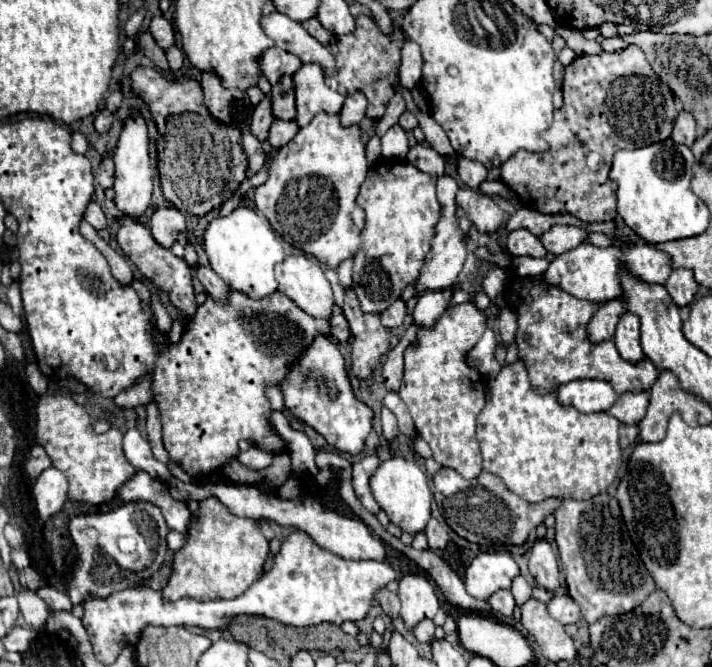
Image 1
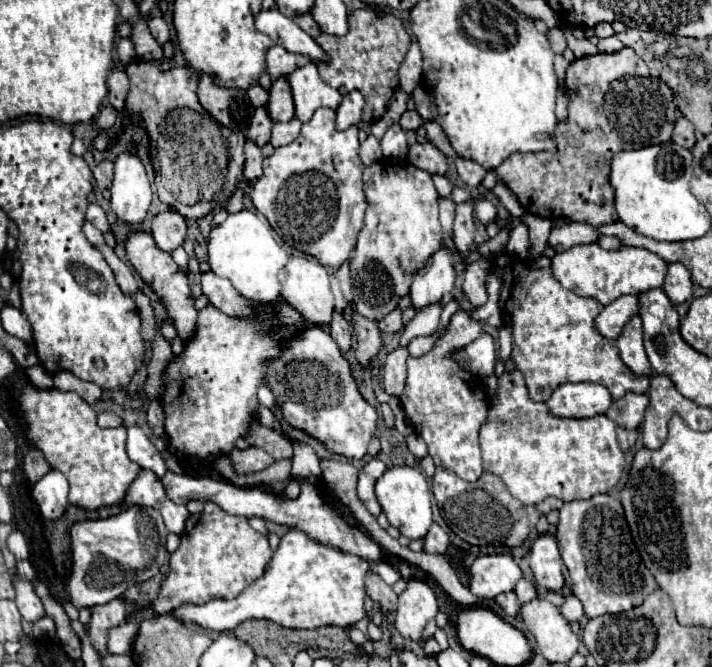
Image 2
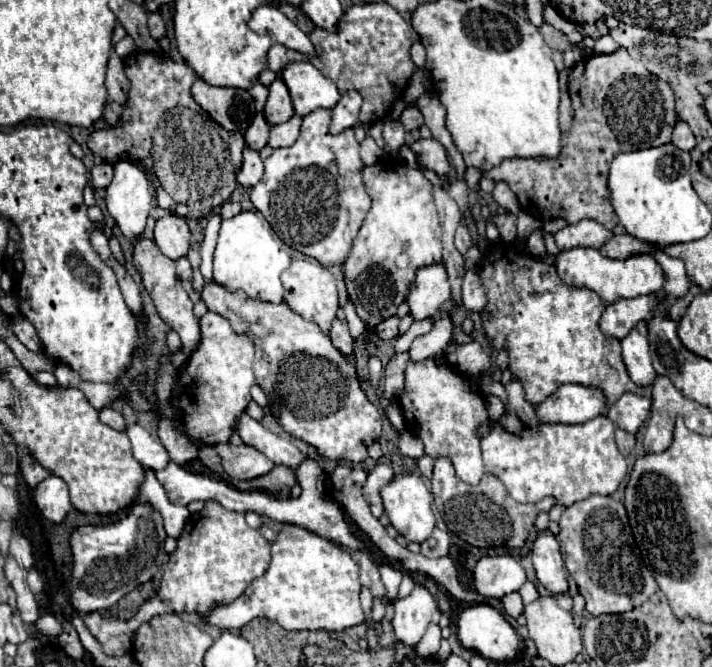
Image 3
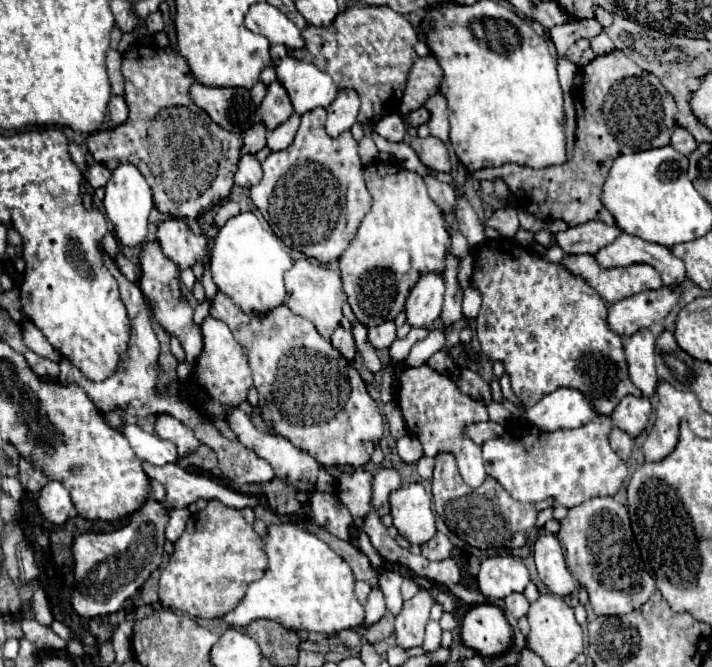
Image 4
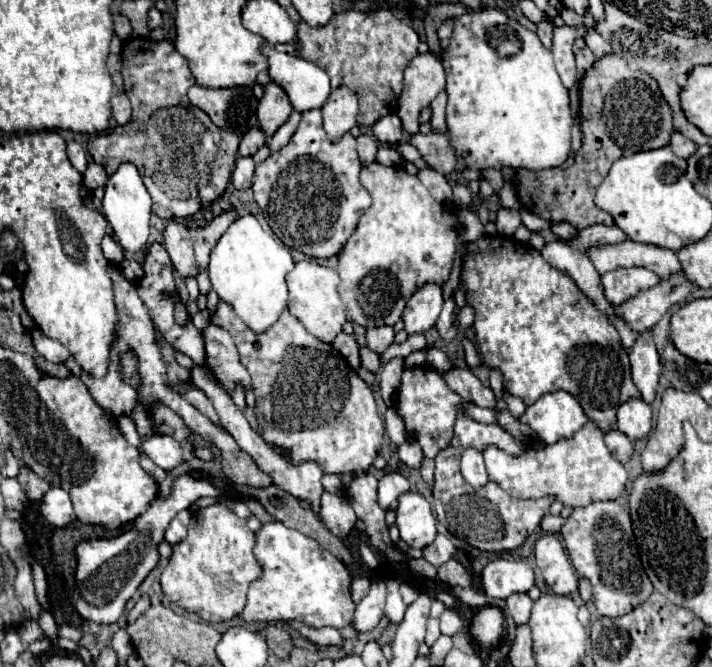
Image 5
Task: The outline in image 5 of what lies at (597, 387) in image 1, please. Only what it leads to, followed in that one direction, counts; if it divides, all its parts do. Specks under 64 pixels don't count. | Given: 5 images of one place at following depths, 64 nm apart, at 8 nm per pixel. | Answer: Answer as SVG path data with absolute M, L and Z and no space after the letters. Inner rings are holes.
M556 390L544 394L532 406L528 406L520 416L520 422L528 424L542 442L554 444L556 440L578 432L588 422L588 416L584 414L576 396Z

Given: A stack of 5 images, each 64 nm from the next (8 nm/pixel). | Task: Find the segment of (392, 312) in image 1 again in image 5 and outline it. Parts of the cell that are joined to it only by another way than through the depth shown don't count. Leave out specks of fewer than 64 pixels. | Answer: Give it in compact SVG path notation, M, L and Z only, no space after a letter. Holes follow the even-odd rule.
M380 326L380 328L368 328L366 330L368 348L376 354L384 354L386 348L394 342L394 330L392 326Z

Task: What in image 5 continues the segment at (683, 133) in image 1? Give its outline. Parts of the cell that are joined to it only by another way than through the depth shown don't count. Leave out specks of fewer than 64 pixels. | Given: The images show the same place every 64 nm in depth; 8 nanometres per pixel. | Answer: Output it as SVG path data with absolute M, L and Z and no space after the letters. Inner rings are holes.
M674 132L674 134L672 134L670 148L672 148L672 152L676 152L676 156L680 156L680 158L690 158L692 152L696 150L696 144L694 144L692 140L688 140L686 136L682 136L680 132Z

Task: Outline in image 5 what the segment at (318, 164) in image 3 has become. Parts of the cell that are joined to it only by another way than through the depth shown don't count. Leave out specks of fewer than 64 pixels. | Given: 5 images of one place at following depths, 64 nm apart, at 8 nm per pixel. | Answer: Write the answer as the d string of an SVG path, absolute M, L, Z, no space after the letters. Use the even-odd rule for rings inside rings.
M308 110L302 114L302 122L290 144L272 152L256 168L252 184L254 200L276 236L280 222L282 232L292 238L294 250L326 260L346 246L360 214L372 204L370 194L358 180L360 168L354 136L346 132L338 142L330 142L322 128L322 110Z

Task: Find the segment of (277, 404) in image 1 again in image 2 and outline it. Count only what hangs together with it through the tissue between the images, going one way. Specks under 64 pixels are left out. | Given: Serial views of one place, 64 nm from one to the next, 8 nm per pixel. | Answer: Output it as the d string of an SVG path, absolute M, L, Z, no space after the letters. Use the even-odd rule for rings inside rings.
M262 383L258 387L258 399L263 406L273 409L276 406L276 398L269 387Z

